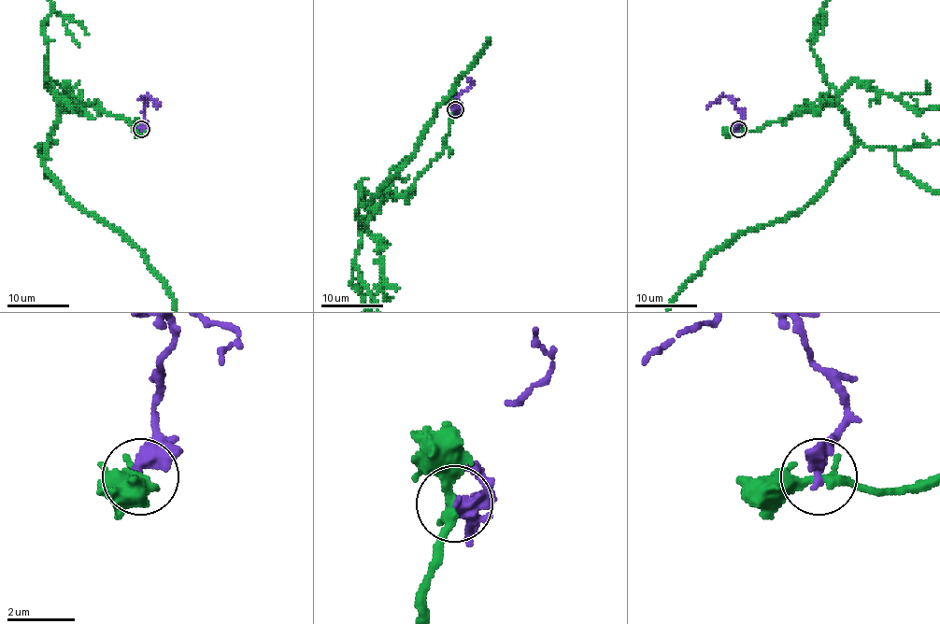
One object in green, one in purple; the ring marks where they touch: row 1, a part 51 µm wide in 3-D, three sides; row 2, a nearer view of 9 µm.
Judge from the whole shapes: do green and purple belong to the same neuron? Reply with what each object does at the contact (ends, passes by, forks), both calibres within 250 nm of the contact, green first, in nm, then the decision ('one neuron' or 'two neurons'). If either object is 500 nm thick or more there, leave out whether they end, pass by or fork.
green passes by; purple ends; calibres 280 and 380 nm; two neurons

